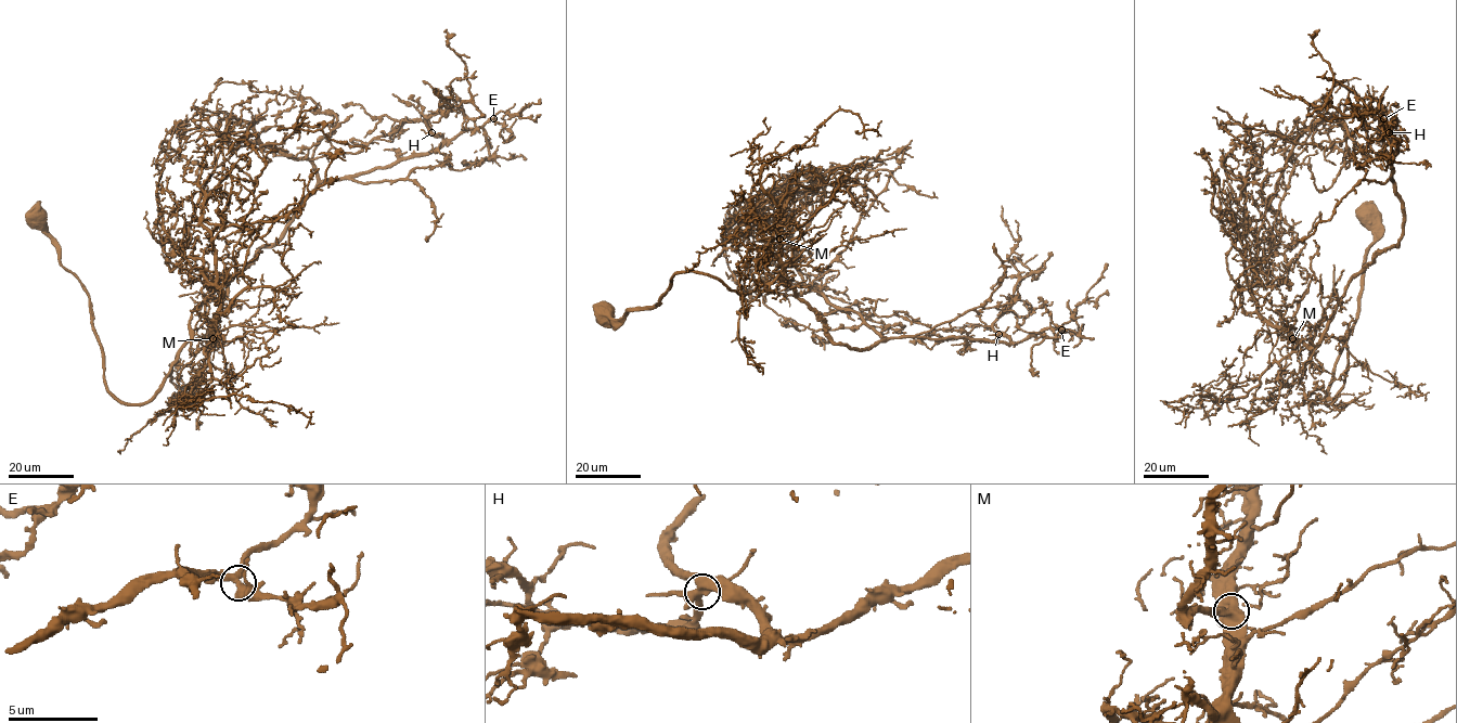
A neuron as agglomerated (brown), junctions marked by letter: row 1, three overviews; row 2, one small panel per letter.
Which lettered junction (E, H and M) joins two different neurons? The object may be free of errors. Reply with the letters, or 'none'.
none

